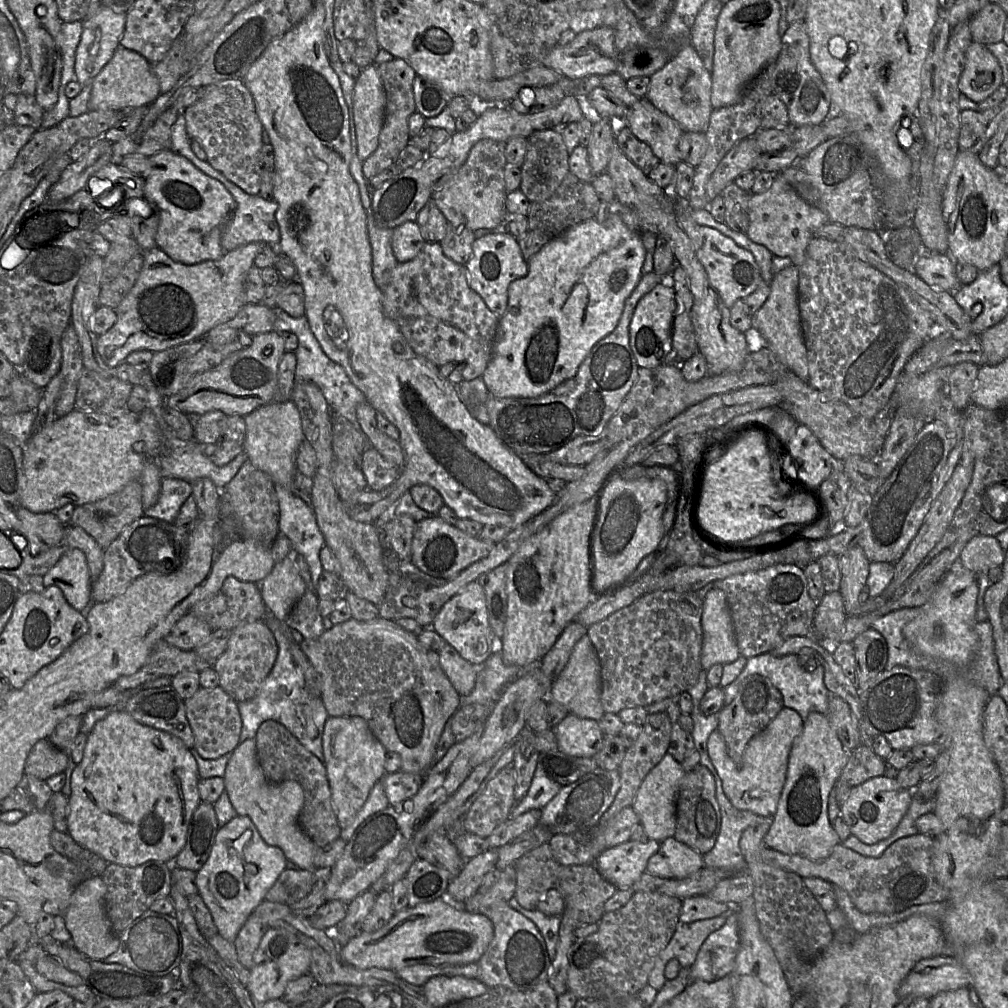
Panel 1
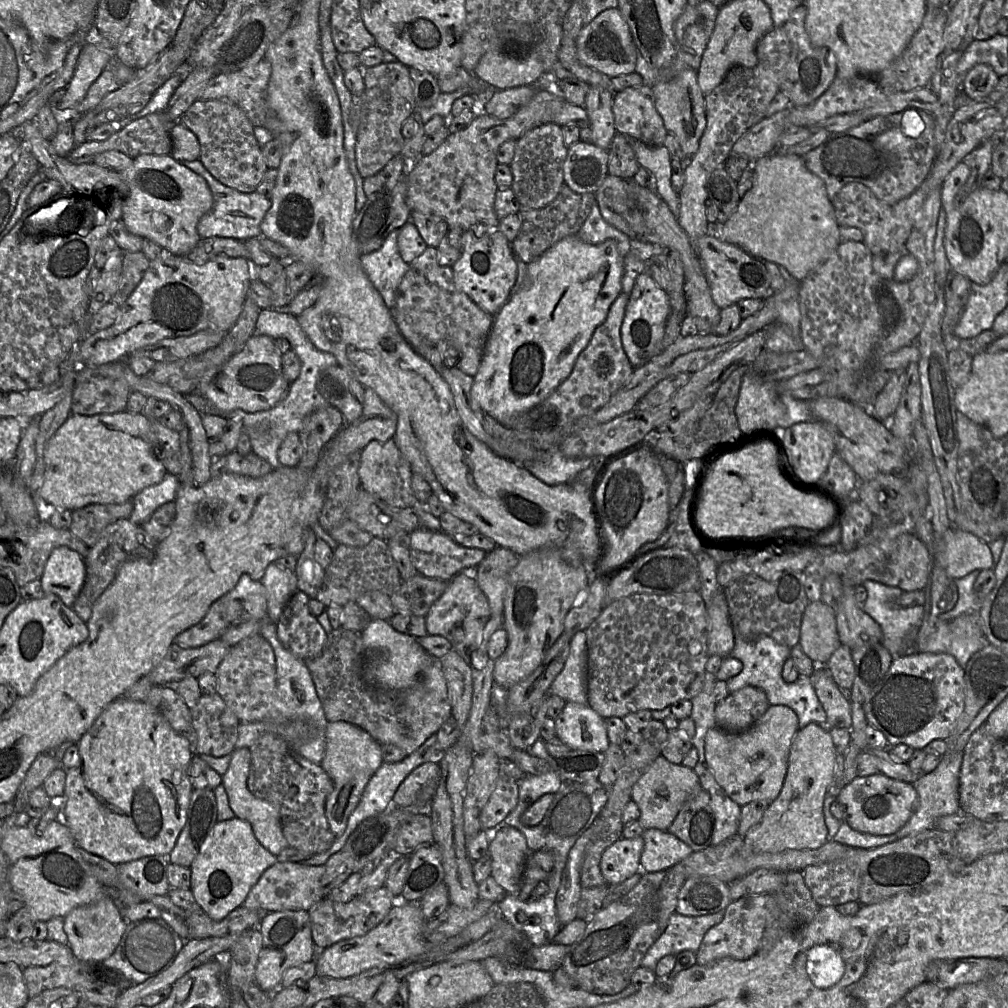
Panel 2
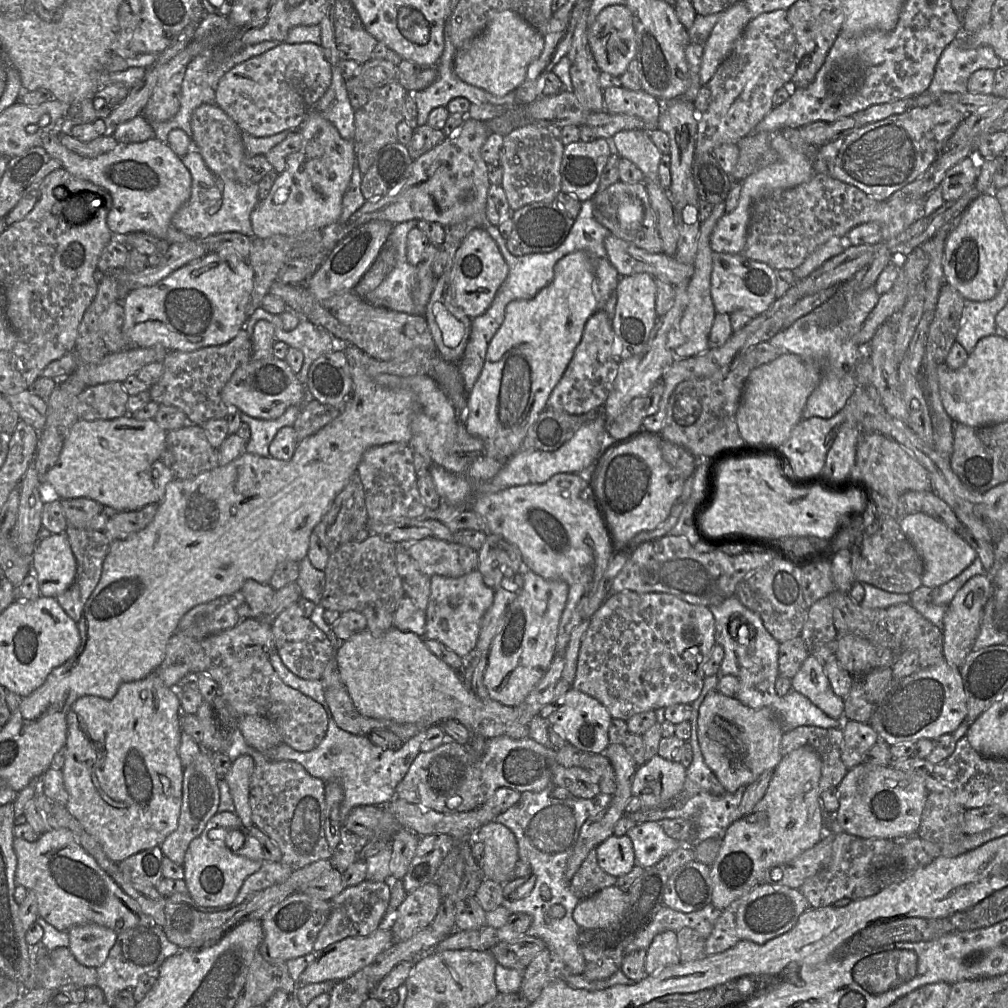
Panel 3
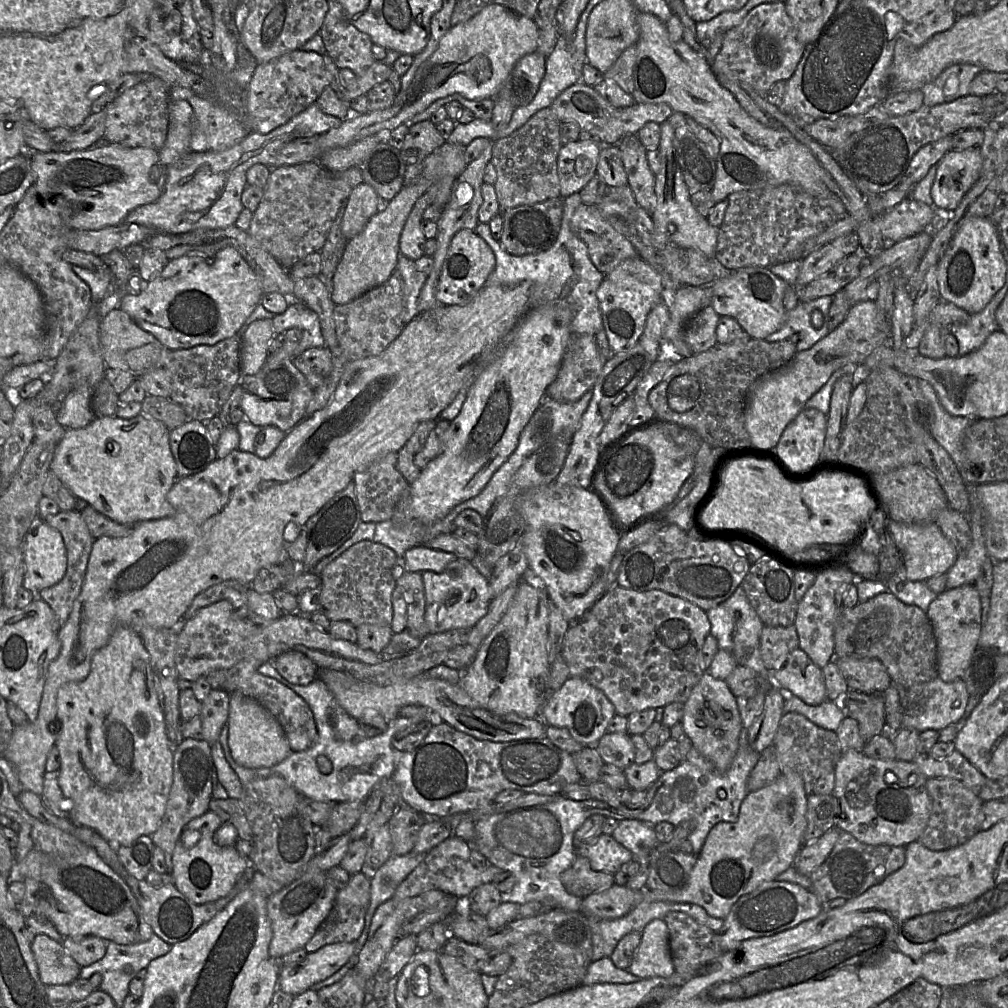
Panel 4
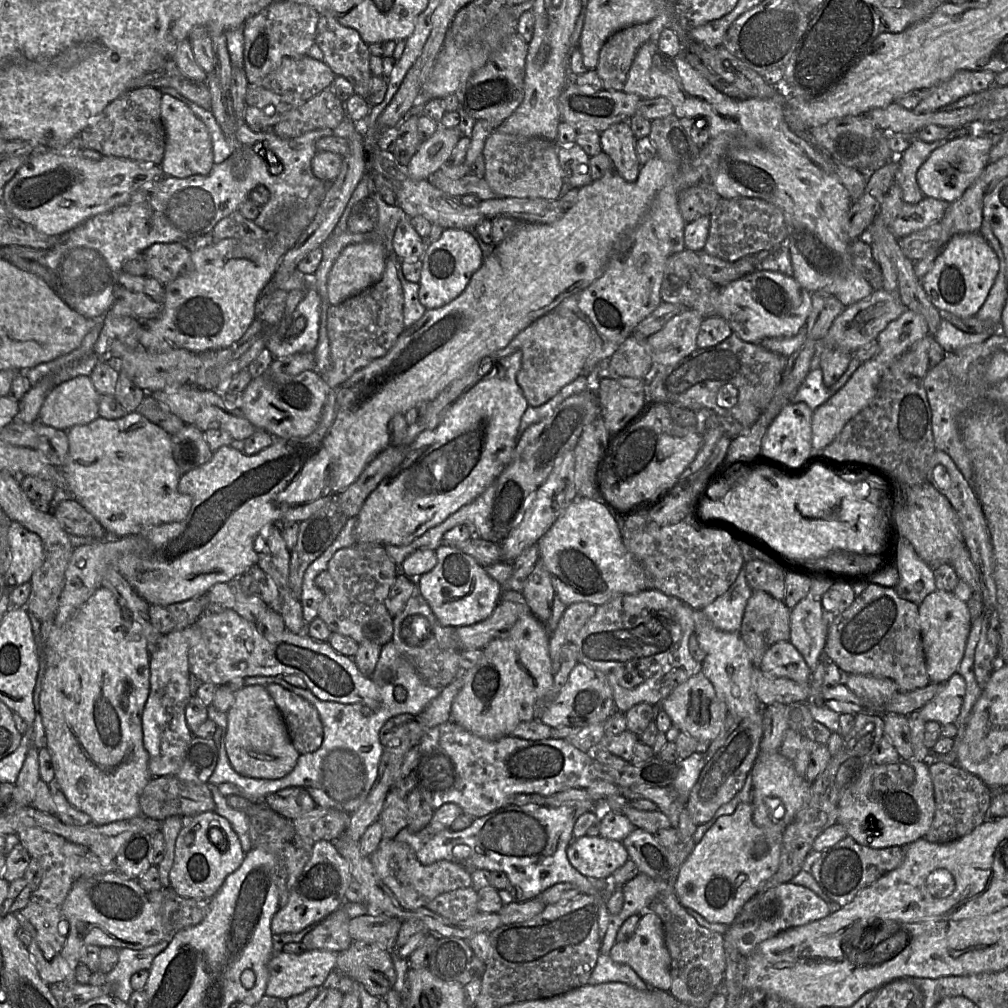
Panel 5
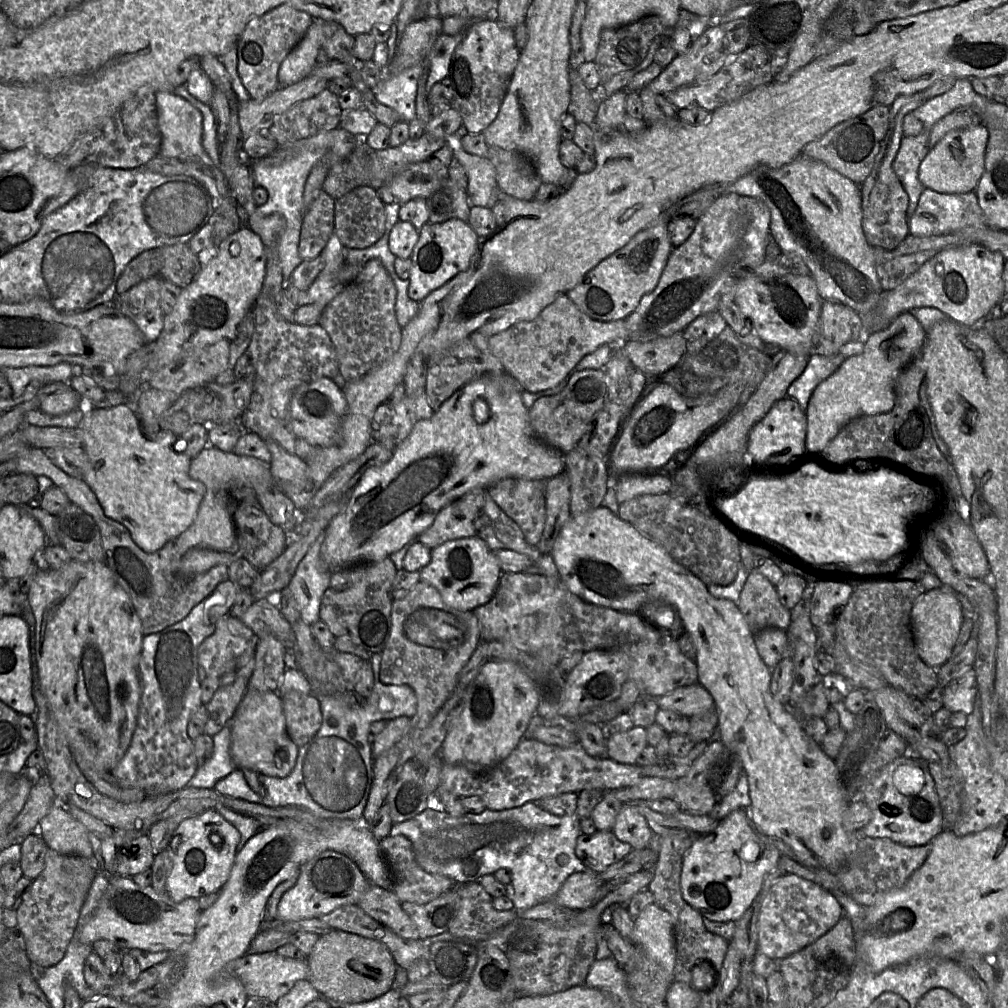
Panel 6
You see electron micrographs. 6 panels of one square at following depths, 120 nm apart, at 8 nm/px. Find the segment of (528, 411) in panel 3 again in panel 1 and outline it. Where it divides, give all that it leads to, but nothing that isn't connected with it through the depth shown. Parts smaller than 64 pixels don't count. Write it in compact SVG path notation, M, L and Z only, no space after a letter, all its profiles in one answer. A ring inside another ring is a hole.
M618 215L612 216L602 223L592 218L568 228L527 260L527 275L514 280L509 285L507 310L505 314L499 318L492 357L482 374L482 379L491 395L499 398L536 398L575 376L579 366L595 344L608 336L616 328L627 298L632 294L643 276L642 267L646 250L642 242L641 234L642 233L629 229Z

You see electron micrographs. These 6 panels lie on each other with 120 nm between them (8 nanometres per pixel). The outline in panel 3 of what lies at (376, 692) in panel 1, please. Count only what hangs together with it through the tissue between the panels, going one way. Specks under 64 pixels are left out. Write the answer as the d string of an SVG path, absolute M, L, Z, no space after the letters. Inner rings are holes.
M335 654L327 662L320 679L324 696L337 726L355 735L367 736L375 729L385 729L396 734L403 742L415 737L426 728L416 724L397 723L386 719L375 719L361 715L341 680Z

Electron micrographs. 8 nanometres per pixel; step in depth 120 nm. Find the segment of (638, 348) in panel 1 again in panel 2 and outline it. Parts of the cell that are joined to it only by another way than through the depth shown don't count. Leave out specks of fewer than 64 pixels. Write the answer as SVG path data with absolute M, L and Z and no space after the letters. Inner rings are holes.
M648 272L640 274L629 294L621 325L623 349L634 368L645 365L663 351L665 325L670 312L668 293L658 286Z

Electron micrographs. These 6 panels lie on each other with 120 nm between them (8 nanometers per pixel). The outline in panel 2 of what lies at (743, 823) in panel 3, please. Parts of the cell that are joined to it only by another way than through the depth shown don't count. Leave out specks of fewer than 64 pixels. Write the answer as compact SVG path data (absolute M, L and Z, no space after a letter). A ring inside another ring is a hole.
M810 723L796 733L781 792L769 804L762 820L743 837L746 850L754 853L779 853L785 850L817 849L829 840L824 800L834 775L836 757L836 749L826 726Z

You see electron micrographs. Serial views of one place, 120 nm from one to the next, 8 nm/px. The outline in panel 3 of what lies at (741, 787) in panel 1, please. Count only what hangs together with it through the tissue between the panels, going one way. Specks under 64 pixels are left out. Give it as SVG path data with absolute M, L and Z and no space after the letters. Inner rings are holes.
M718 690L708 693L699 708L698 740L704 761L724 789L730 793L751 784L765 771L775 770L783 758L781 741L784 732L781 718L773 708L751 708L744 705L736 696L729 697Z

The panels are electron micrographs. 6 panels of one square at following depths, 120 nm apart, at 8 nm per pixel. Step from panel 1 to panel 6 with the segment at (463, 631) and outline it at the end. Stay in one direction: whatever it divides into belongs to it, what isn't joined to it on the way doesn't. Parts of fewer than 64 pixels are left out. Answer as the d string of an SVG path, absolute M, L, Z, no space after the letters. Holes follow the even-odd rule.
M476 535L448 541L432 549L430 563L419 572L420 581L435 587L447 606L460 611L473 611L492 599L502 570L495 552Z

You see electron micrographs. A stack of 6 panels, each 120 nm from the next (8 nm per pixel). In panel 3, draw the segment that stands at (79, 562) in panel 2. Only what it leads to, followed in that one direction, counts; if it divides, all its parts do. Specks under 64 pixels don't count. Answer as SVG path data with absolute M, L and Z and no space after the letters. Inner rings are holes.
M45 533L39 538L32 554L31 571L39 585L40 594L56 598L68 589L76 576L77 563L65 534Z

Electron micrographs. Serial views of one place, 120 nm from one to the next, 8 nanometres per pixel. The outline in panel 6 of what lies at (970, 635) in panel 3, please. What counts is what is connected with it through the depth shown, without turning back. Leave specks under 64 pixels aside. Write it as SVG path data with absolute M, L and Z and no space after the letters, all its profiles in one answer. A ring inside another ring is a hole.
M944 585L924 592L914 602L911 610L911 627L917 652L927 666L937 669L950 659L963 621L964 610L958 596Z

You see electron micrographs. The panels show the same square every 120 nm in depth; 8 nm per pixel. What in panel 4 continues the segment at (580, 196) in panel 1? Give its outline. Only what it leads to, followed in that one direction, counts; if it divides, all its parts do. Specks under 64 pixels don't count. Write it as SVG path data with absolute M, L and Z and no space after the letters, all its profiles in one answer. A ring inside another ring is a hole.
M562 197L530 205L502 210L503 230L499 239L504 249L512 255L539 253L550 249L557 241L564 213Z

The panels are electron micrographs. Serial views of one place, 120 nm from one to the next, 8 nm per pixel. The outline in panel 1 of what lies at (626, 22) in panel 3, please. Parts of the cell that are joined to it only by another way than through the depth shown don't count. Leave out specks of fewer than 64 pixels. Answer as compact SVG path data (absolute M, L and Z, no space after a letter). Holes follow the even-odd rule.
M599 26L576 35L567 45L556 45L547 53L544 65L556 70L563 76L578 80L587 76L604 76L616 73L620 52L614 43L614 30L608 26Z

